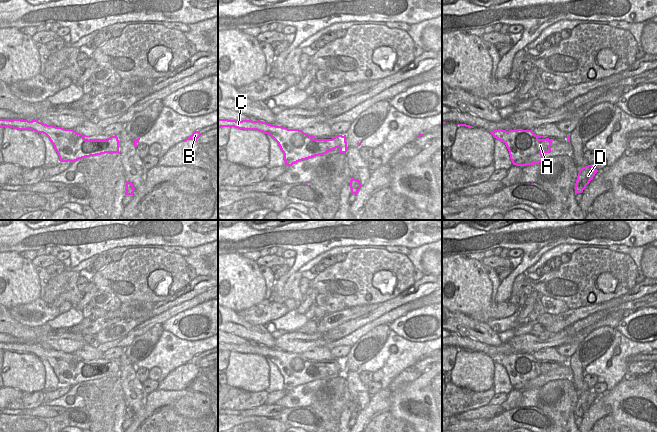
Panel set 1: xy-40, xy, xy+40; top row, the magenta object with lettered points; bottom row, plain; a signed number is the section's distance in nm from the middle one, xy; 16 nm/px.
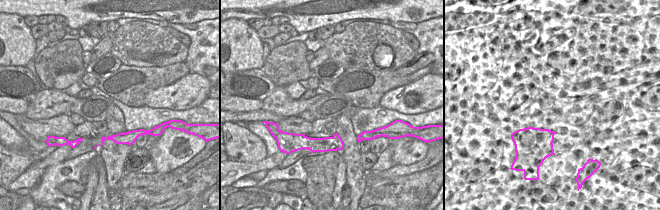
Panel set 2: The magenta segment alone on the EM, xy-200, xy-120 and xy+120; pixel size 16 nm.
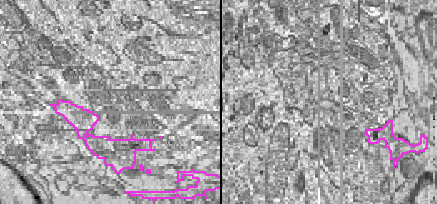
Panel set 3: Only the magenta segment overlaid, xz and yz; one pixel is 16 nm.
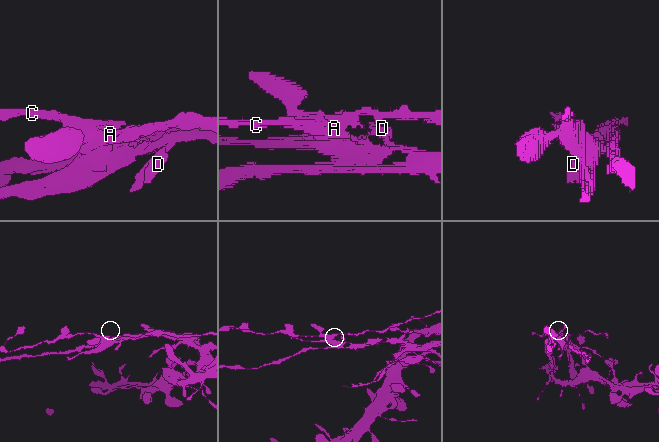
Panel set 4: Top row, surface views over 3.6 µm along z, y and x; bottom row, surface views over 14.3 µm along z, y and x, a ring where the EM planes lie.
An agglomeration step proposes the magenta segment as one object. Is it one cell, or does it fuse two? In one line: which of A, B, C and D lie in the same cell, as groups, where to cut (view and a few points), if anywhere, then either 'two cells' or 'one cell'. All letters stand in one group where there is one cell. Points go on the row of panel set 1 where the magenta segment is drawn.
A B C / D; cut in xy+40 along (549, 146), (530, 155), (520, 165); two cells

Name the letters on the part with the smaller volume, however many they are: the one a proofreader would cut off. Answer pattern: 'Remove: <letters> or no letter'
Remove: A, B, C

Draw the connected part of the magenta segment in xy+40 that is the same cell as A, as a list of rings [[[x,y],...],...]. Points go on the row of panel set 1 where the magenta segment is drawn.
[[[493,130],[489,131],[494,138],[502,141],[510,155],[510,159],[513,165],[521,166],[524,161],[540,152],[541,150],[547,150],[554,139],[546,138],[544,136],[539,136],[533,133],[532,130]]]

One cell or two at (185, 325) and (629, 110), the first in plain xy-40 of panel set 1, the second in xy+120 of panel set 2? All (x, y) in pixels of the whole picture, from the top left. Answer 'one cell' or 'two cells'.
two cells

